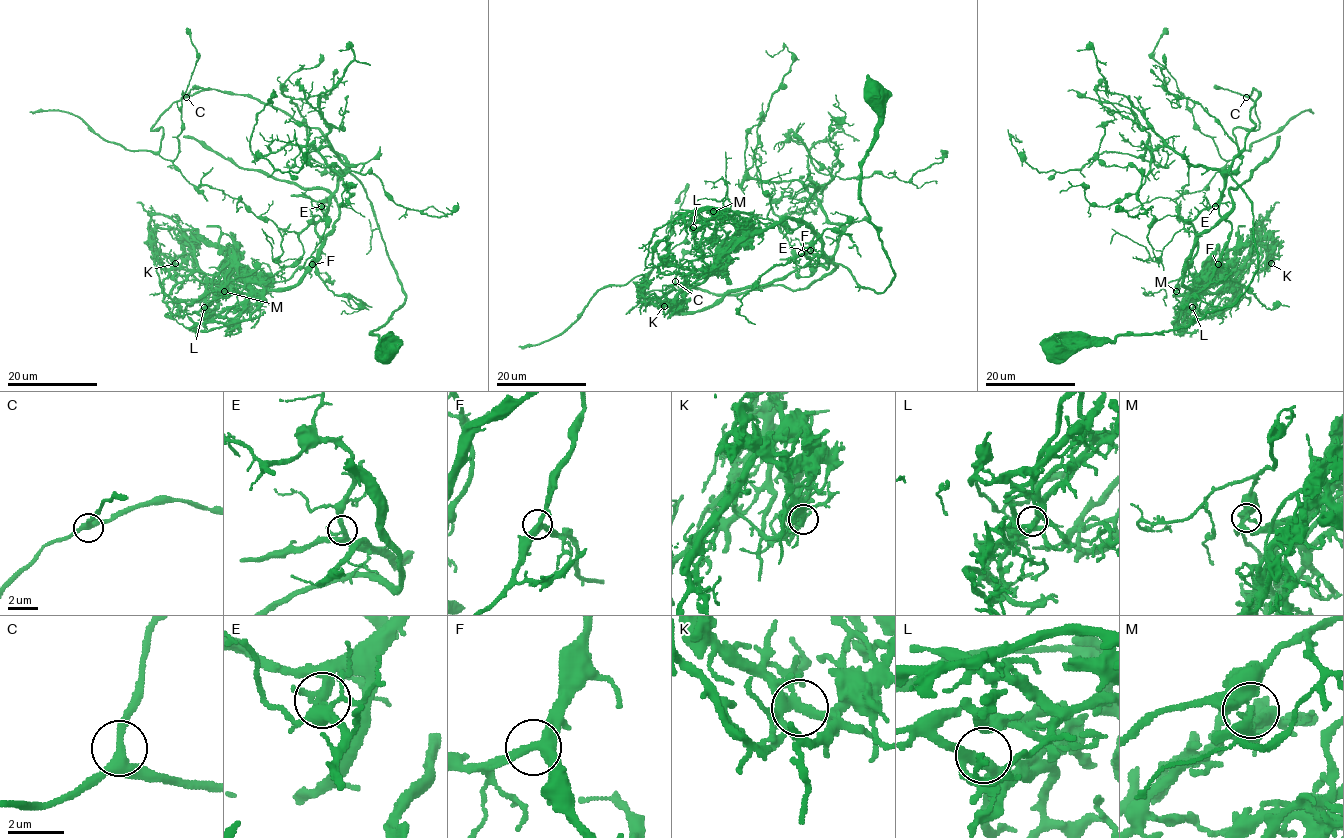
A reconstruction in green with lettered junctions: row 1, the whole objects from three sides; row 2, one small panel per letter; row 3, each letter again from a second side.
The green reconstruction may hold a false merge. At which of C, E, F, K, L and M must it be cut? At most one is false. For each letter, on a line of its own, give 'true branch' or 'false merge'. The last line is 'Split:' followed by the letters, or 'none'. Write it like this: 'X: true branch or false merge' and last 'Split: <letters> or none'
C: true branch
E: true branch
F: true branch
K: true branch
L: true branch
M: false merge
Split: M

